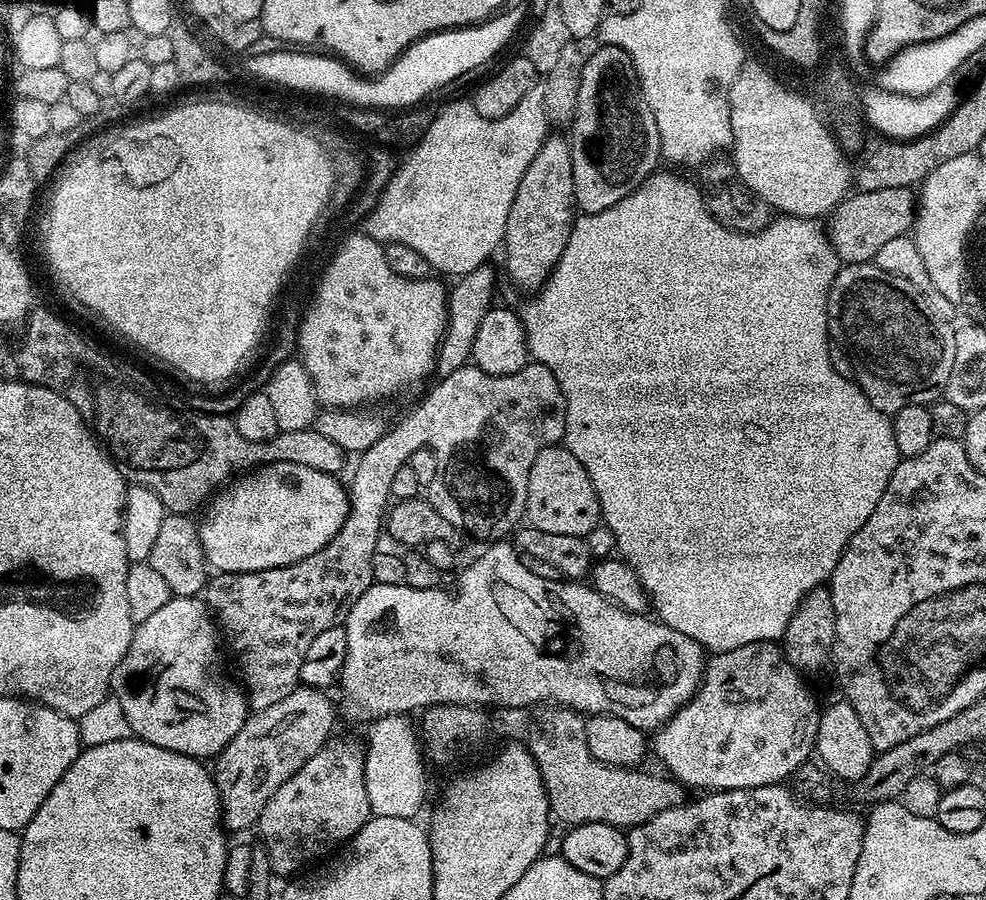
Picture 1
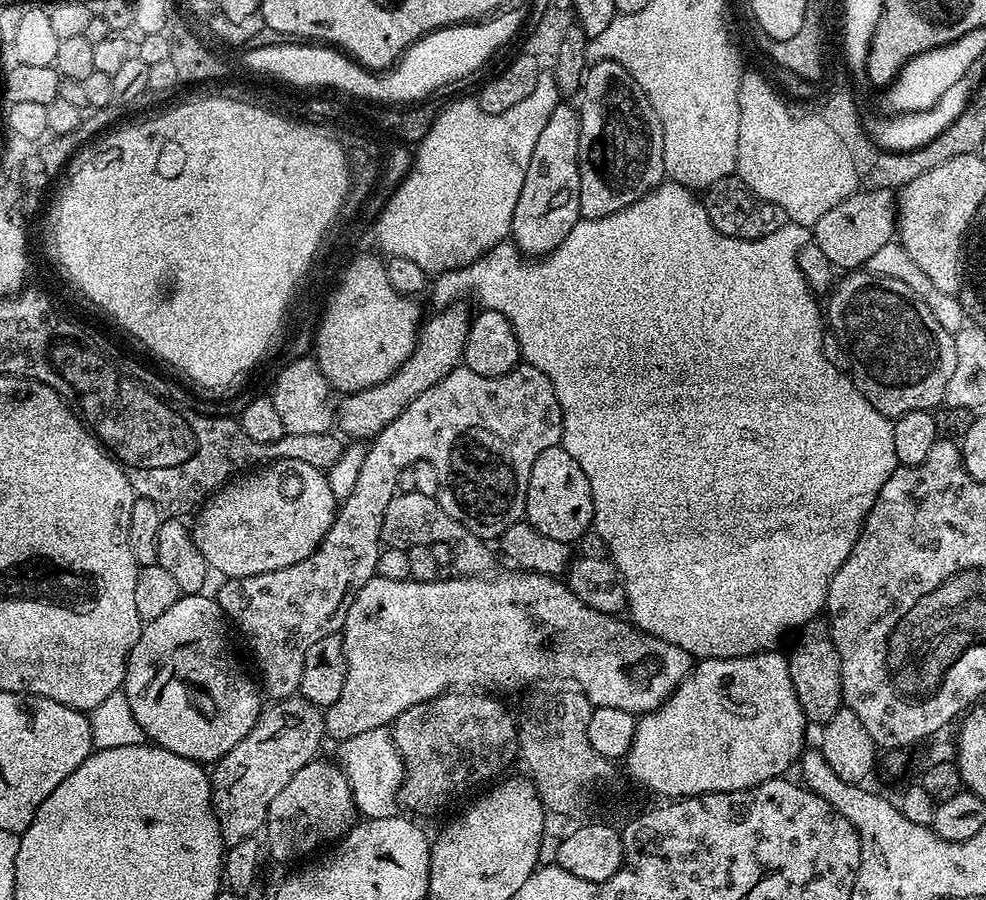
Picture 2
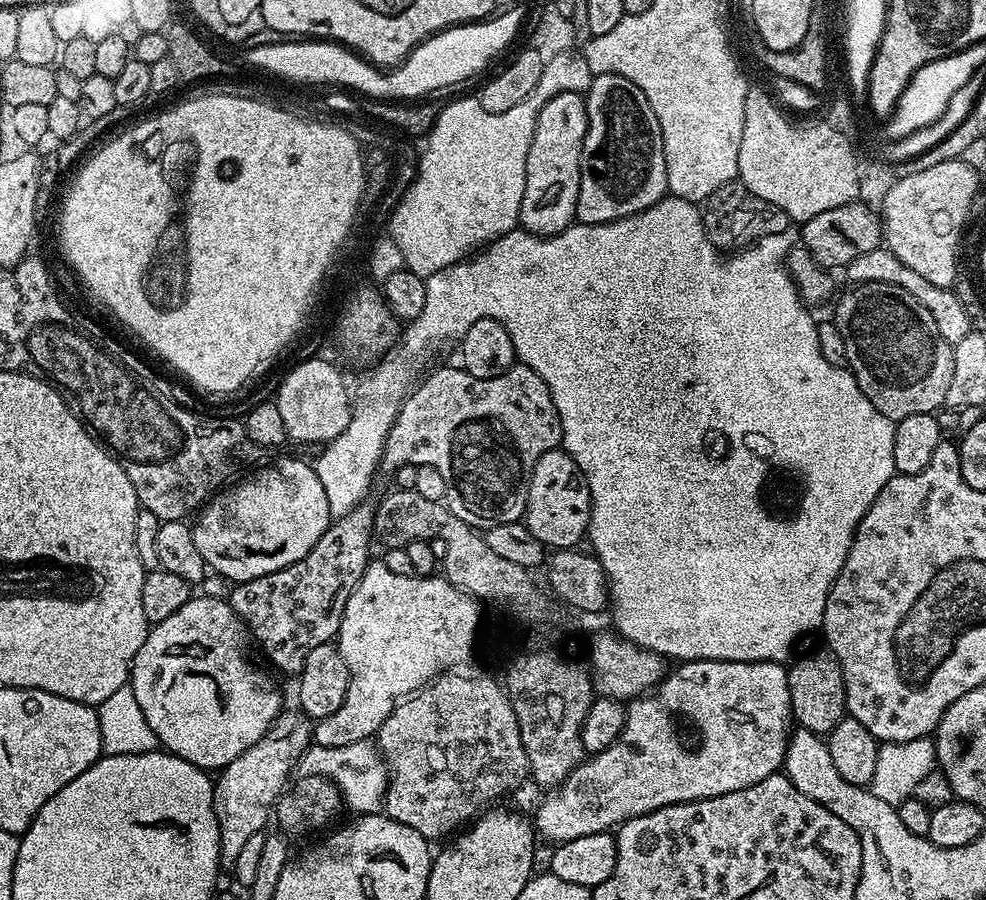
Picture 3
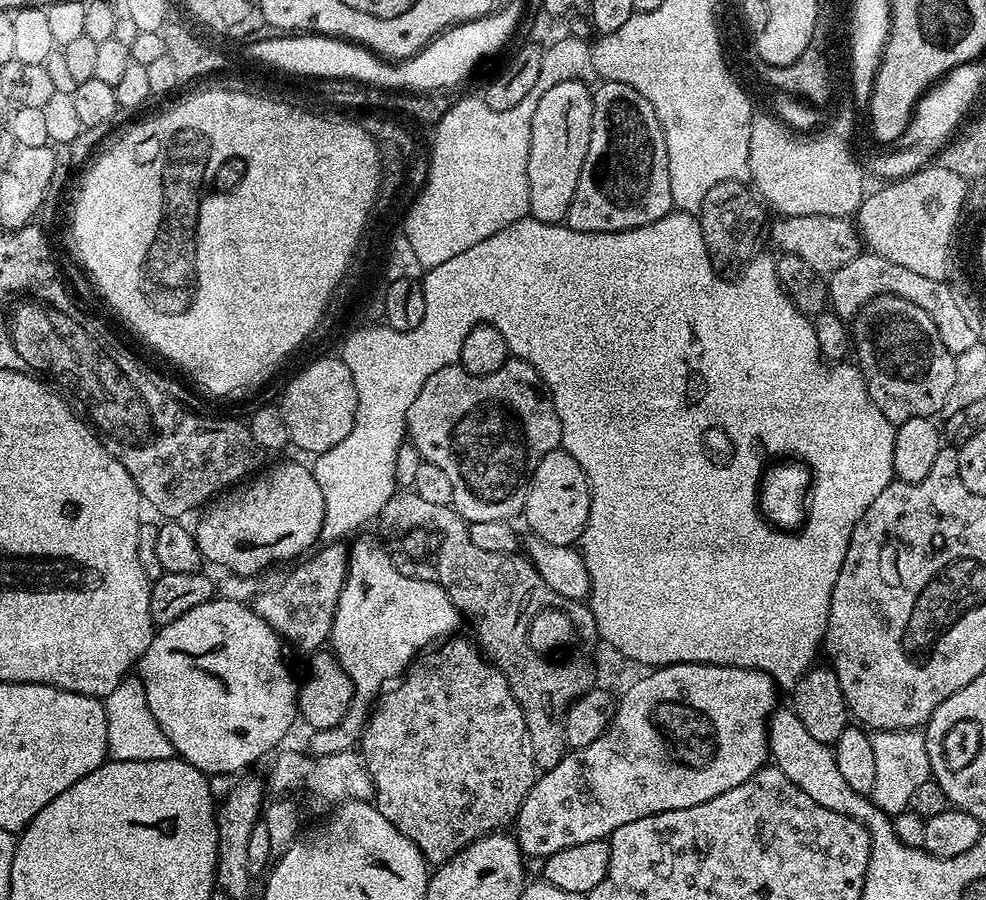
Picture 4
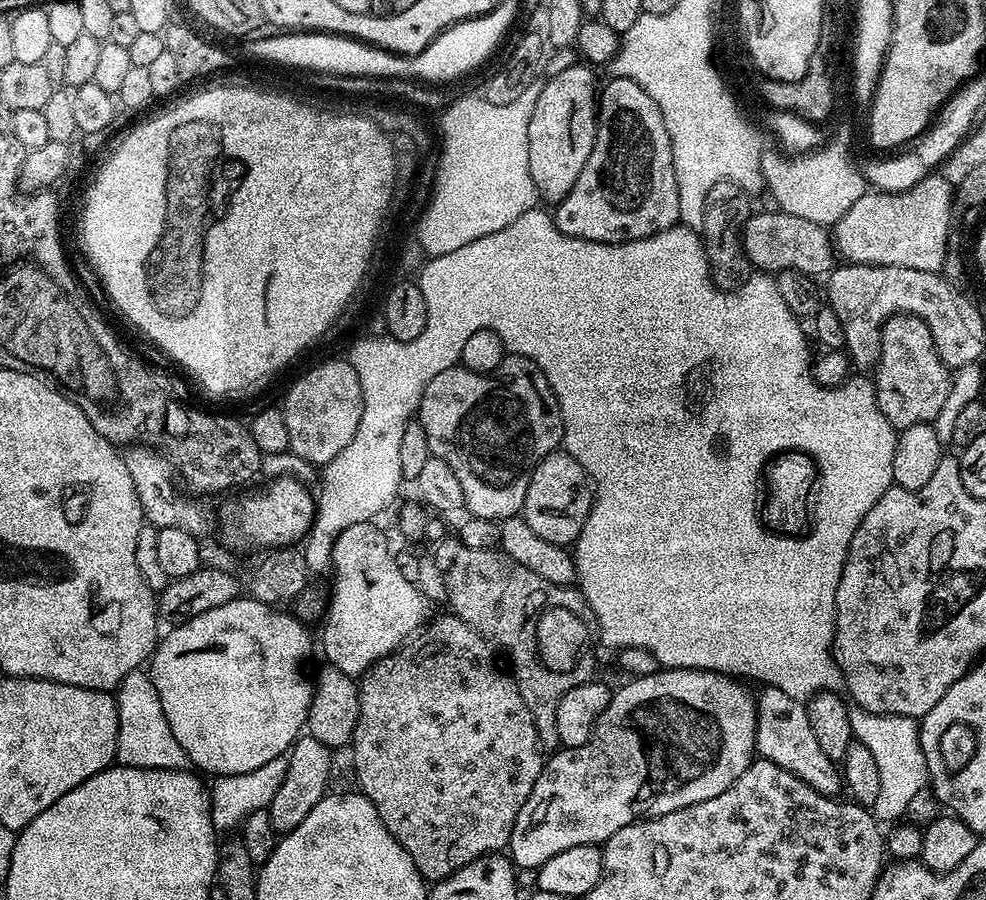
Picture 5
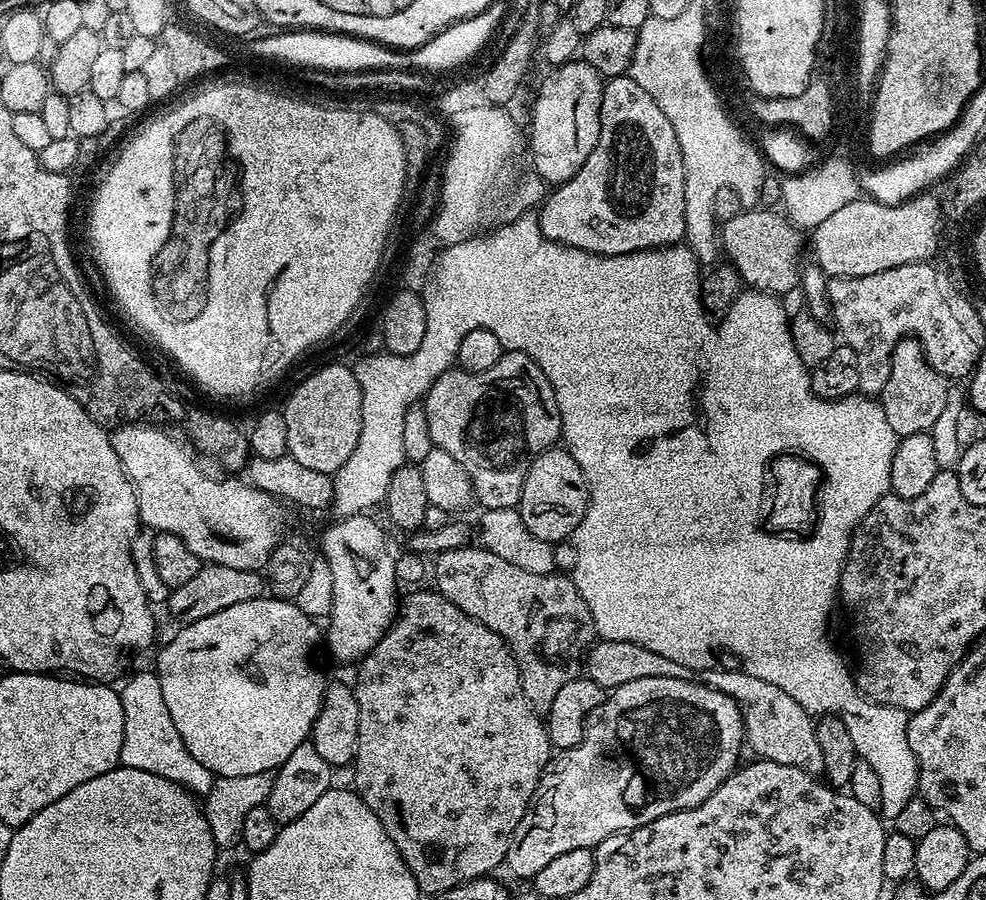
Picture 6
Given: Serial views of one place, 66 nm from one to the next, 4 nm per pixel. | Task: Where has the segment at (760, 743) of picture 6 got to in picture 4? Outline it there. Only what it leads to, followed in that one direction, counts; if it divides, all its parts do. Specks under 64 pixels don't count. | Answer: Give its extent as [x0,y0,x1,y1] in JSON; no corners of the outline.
[768,706,896,858]

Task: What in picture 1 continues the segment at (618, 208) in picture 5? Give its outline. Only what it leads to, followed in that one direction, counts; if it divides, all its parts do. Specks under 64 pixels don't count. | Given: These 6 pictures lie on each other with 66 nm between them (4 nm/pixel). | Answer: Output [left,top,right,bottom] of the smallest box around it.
[570,44,662,214]

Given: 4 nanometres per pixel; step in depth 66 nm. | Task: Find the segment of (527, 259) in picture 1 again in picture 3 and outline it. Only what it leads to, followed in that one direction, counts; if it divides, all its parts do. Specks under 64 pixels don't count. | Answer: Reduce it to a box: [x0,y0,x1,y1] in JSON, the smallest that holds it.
[519,92,588,236]

